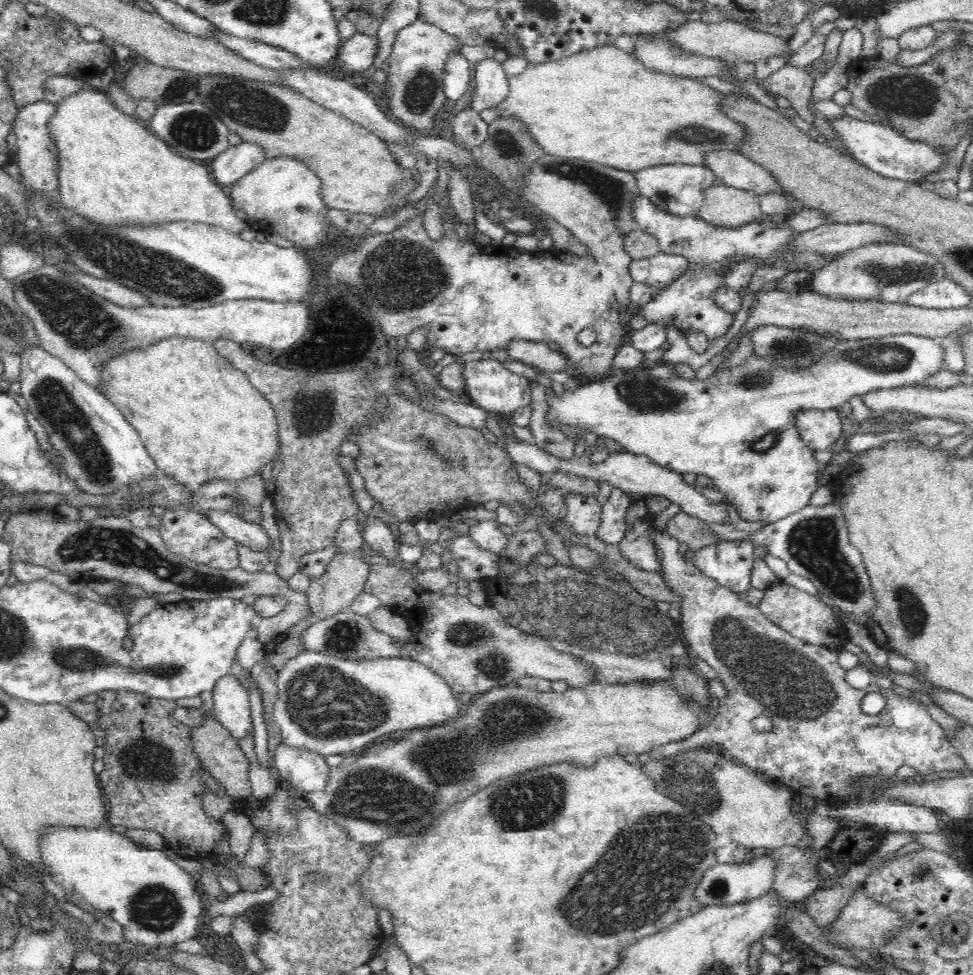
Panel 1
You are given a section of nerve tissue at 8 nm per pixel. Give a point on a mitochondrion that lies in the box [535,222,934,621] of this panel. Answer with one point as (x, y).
(814, 543)

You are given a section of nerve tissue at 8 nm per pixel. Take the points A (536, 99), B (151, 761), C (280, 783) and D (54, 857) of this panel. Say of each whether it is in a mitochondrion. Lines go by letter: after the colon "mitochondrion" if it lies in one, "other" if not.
A: other
B: mitochondrion
C: other
D: other

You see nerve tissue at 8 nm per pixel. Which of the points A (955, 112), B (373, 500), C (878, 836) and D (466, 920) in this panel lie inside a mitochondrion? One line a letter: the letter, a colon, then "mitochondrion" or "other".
A: mitochondrion
B: other
C: other
D: other

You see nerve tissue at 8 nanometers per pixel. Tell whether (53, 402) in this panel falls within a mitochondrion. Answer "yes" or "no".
yes

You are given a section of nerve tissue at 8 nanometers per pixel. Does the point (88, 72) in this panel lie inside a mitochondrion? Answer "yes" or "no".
no

